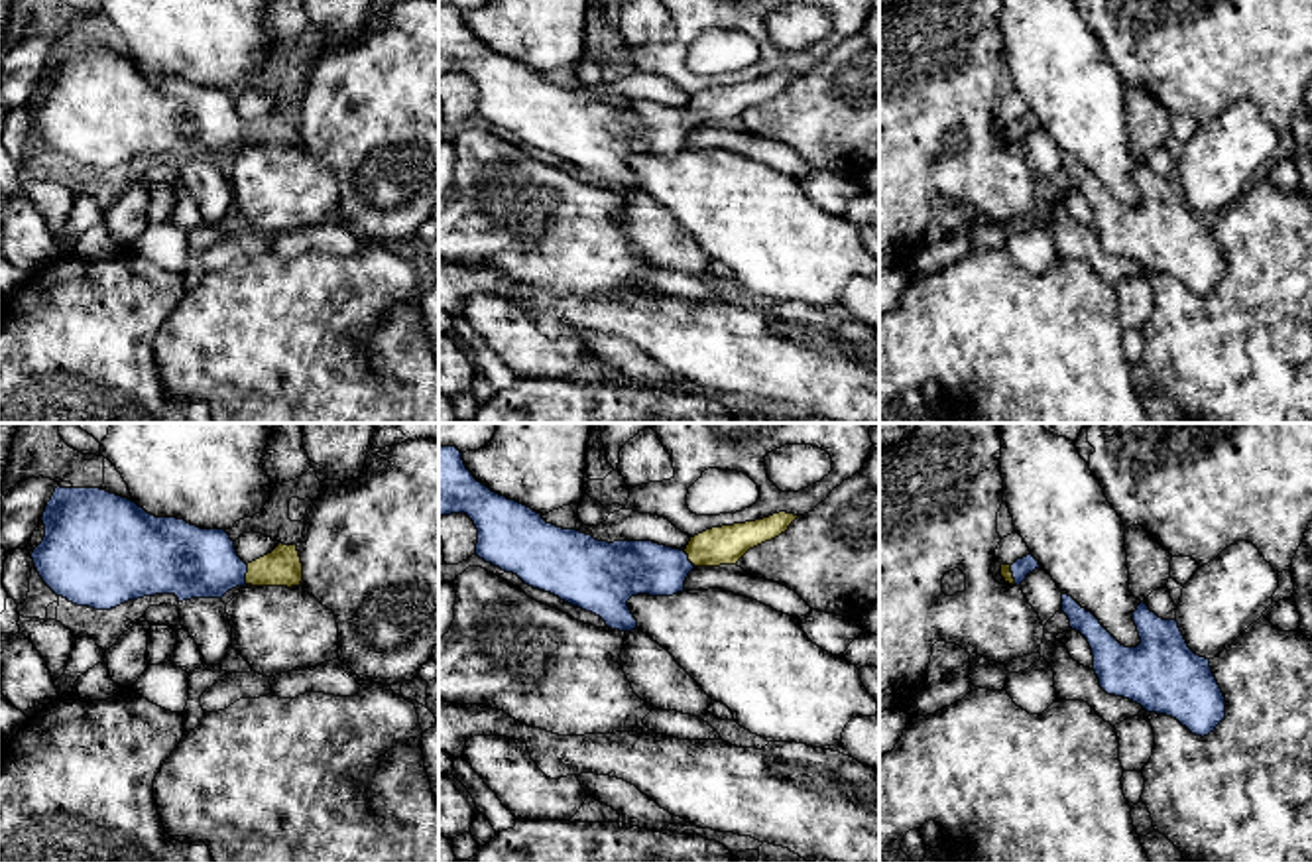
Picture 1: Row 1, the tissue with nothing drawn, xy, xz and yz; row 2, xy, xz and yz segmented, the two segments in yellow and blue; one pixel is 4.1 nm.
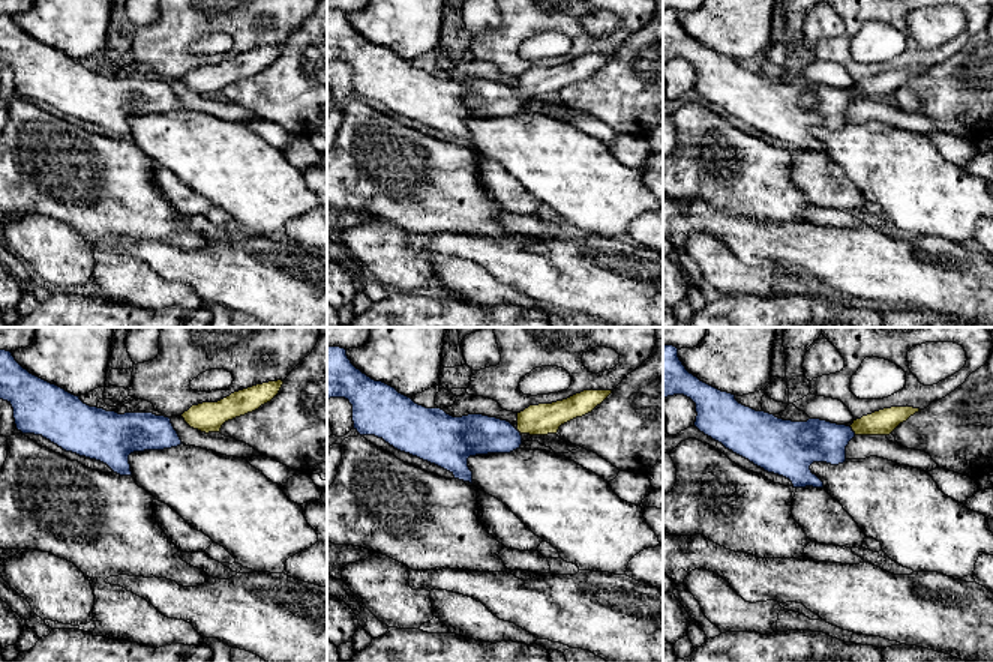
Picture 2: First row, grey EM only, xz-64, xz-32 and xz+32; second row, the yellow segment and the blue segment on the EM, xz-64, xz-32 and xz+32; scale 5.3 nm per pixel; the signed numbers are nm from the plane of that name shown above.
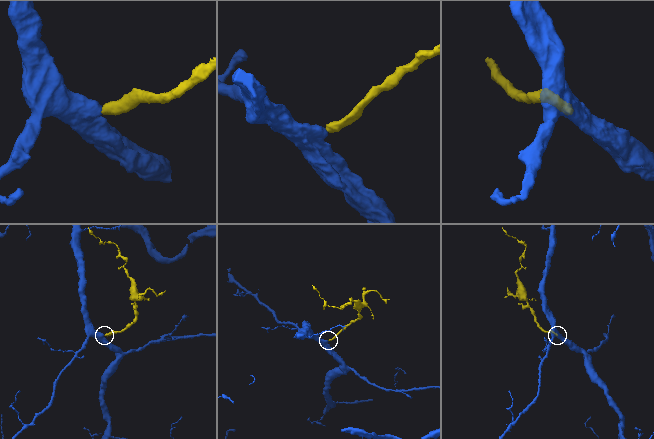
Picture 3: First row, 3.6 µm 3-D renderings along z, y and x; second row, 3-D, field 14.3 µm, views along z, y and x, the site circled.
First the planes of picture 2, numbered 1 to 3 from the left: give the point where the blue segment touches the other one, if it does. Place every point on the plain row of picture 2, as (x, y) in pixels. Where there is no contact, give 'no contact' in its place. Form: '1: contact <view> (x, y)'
1: no contact
2: contact xz-32 (519, 95)
3: contact xz+32 (852, 93)

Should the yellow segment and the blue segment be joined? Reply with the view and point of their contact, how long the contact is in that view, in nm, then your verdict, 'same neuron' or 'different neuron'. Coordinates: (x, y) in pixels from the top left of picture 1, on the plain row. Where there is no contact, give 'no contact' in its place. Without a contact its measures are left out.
xy (246, 134) | 80 nm | same neuron

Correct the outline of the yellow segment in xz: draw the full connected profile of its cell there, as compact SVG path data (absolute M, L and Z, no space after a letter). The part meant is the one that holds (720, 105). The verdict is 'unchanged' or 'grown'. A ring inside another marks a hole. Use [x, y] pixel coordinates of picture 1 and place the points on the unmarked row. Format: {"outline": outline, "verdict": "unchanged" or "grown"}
{"outline": "M439 6L439 75L466 73L476 89L476 114L506 132L517 134L525 144L551 152L561 159L600 175L608 187L637 189L627 159L637 154L673 155L685 150L694 126L738 124L753 106L785 92L799 77L779 71L763 79L722 85L690 96L685 110L653 100L598 100L576 89L547 83L531 67L507 59L478 41L456 6Z", "verdict": "grown"}

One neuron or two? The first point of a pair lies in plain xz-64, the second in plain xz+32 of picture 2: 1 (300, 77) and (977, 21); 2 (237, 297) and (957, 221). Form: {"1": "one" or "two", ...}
{"1": "two", "2": "two"}

